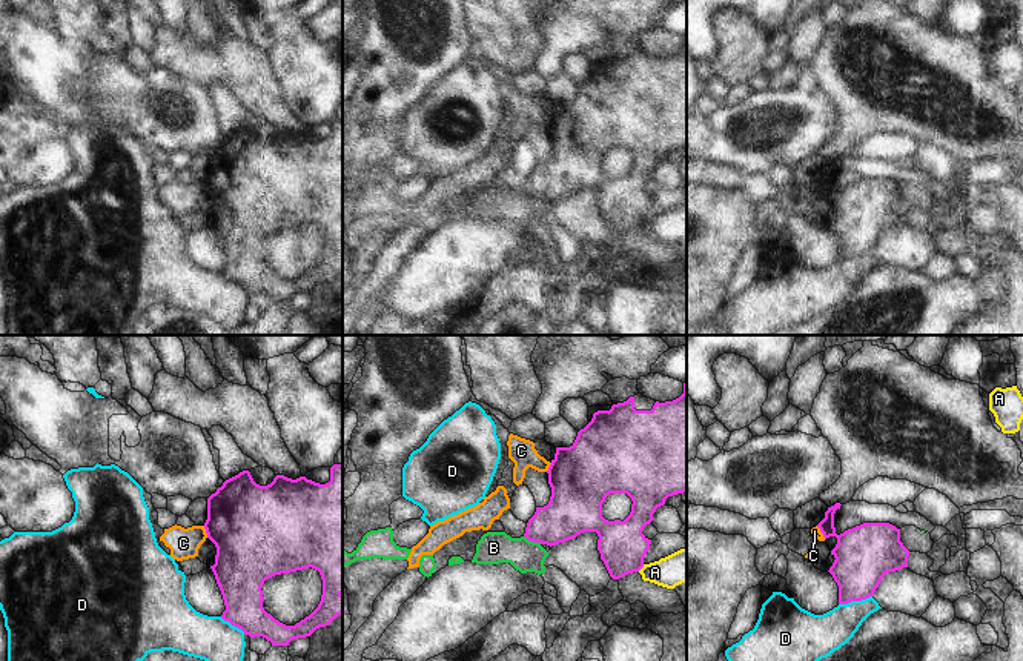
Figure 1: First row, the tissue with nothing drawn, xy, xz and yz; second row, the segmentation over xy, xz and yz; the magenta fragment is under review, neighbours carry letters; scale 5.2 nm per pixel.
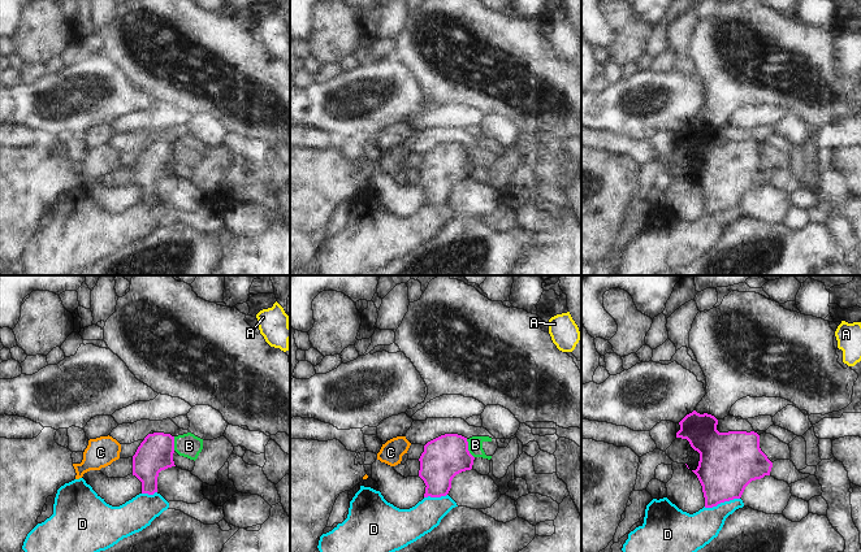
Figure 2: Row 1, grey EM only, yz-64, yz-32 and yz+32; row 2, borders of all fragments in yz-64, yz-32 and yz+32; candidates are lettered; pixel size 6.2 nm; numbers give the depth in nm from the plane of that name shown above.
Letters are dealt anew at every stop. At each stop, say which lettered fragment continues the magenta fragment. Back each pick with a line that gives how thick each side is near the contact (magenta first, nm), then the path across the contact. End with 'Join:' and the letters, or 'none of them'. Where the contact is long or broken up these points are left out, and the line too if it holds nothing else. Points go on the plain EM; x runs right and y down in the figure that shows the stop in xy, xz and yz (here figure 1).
Join: none of them

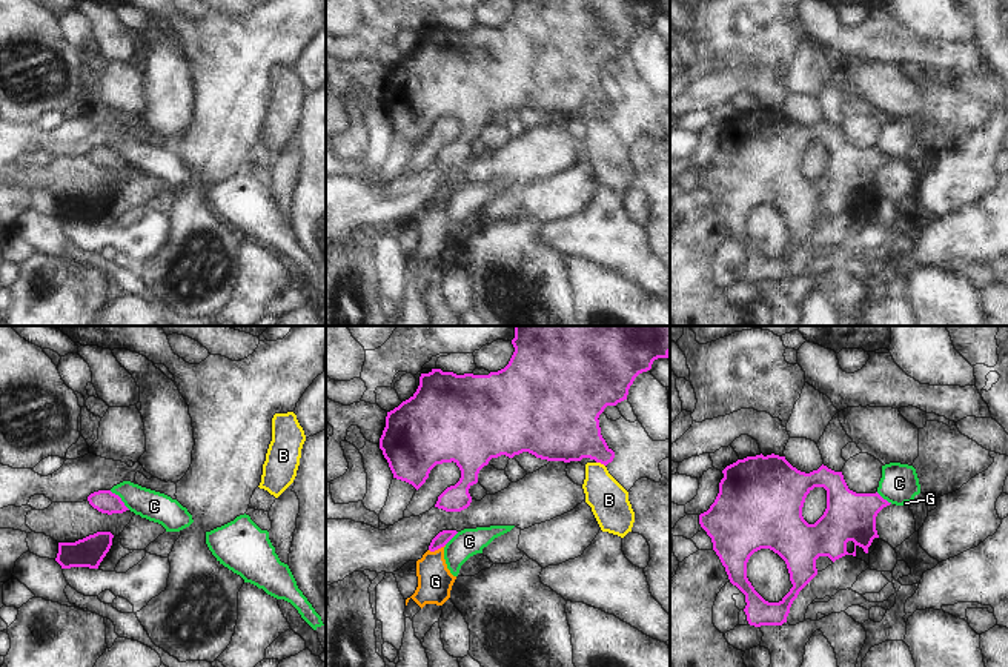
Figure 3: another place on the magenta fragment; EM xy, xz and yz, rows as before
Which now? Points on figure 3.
G: Thickness 70 nm (magenta) against 180 nm. Path across: xz (444, 192), (437, 205), (435, 237)
Join: G

